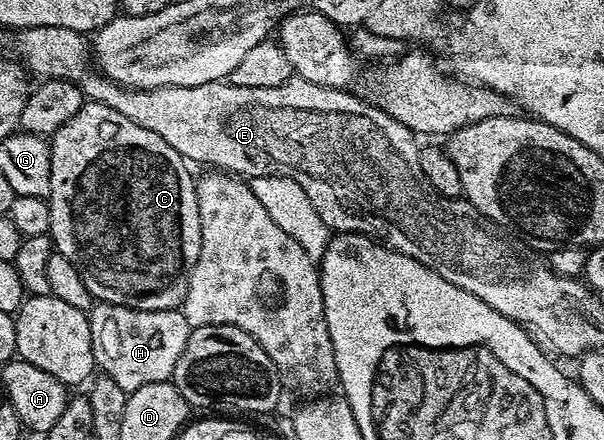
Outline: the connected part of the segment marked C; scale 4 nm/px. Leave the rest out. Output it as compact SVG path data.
M93 101L84 102L67 123L60 125L49 145L52 177L48 234L53 240L53 250L76 265L91 297L100 303L124 305L128 309L181 308L202 244L198 189L187 160L164 137L152 133L152 129L136 125L124 113Z

